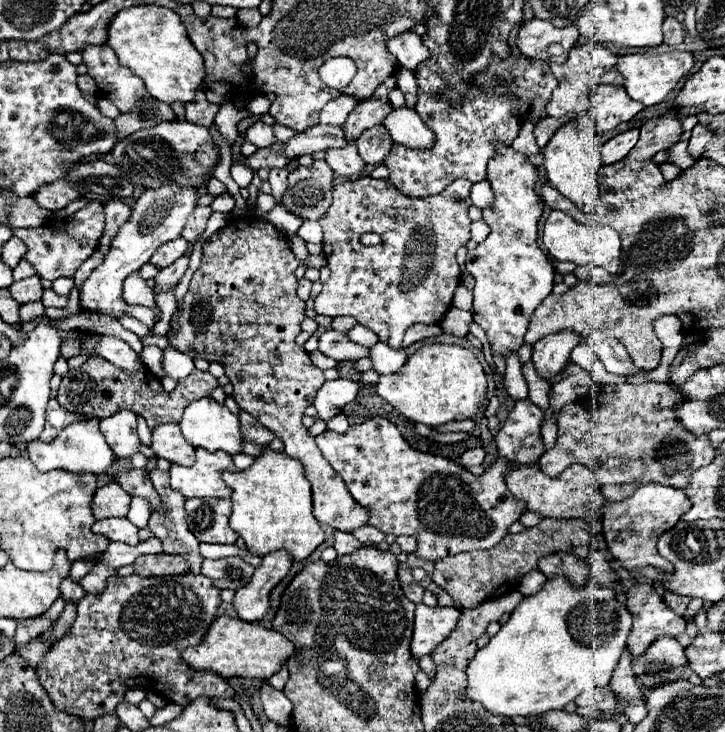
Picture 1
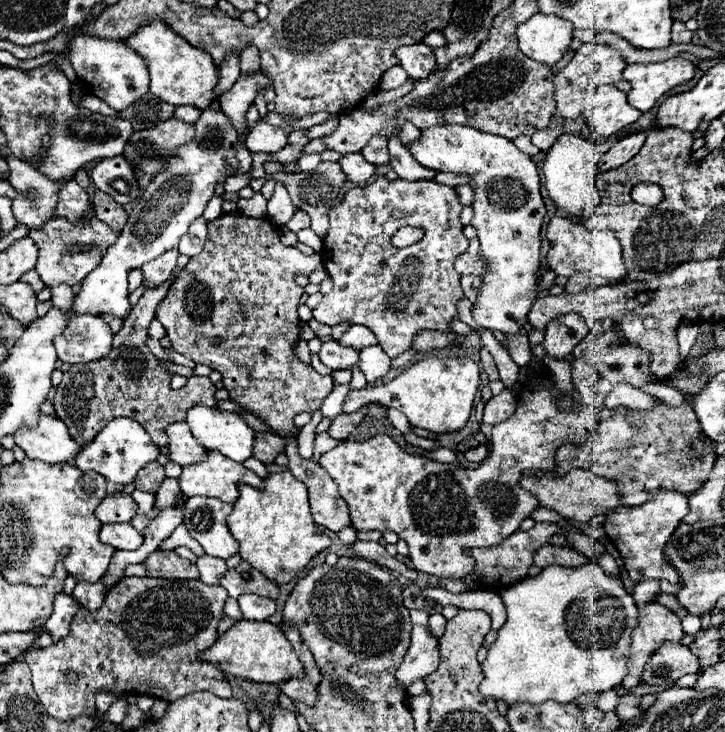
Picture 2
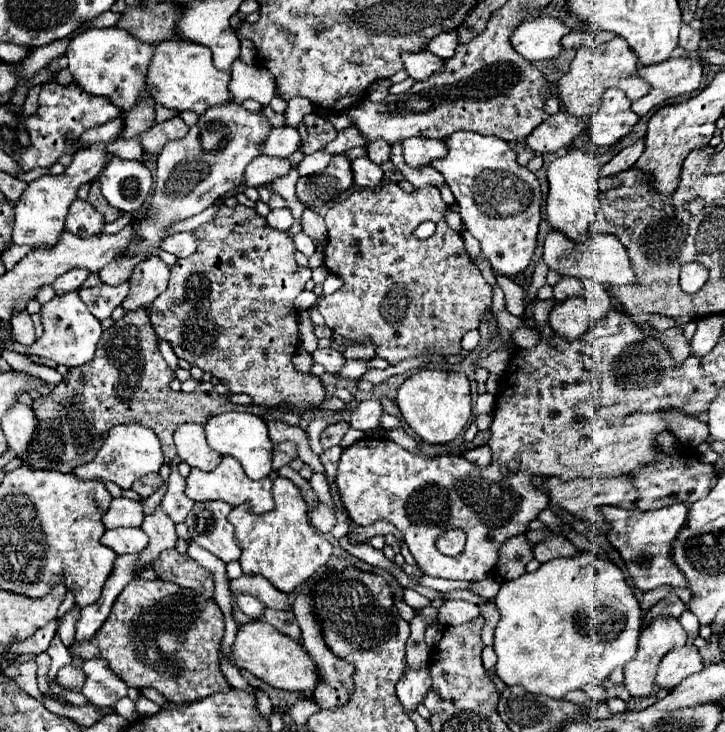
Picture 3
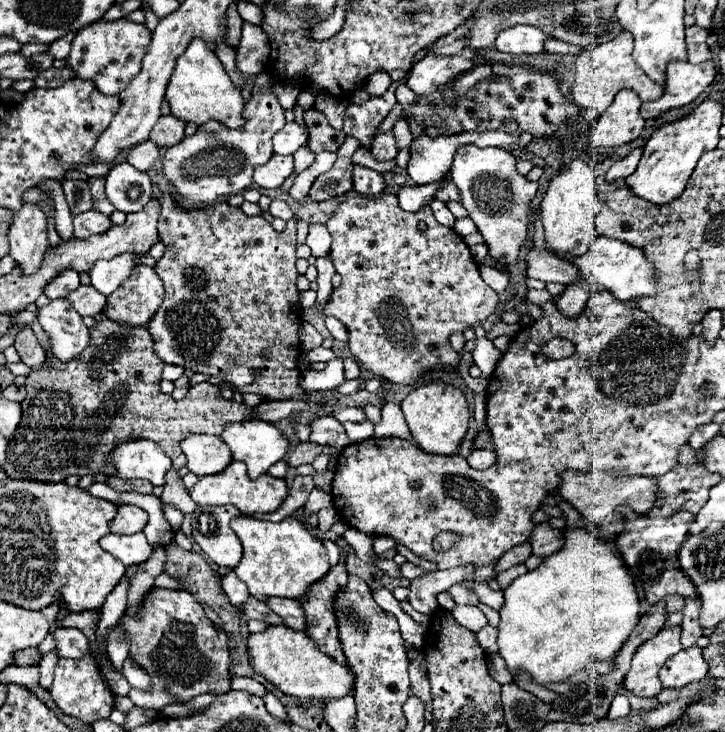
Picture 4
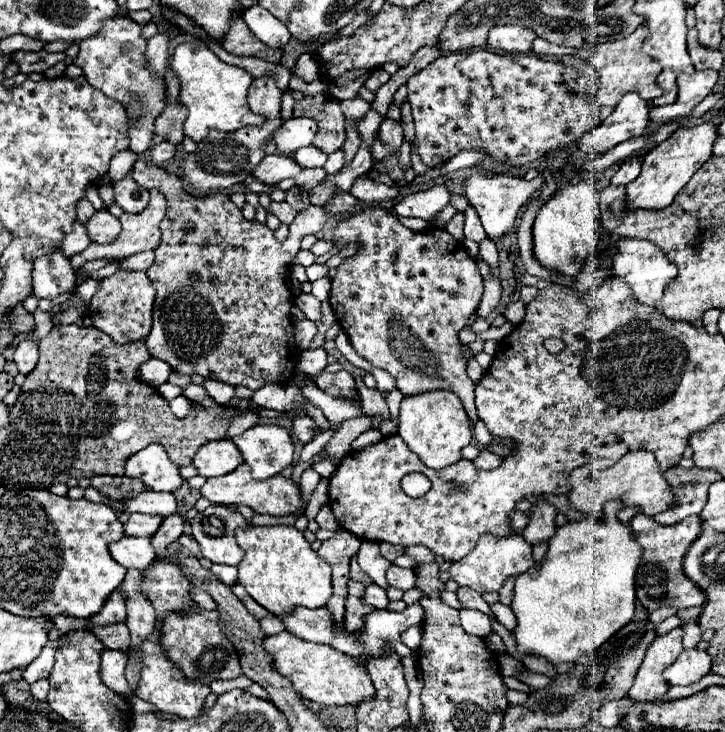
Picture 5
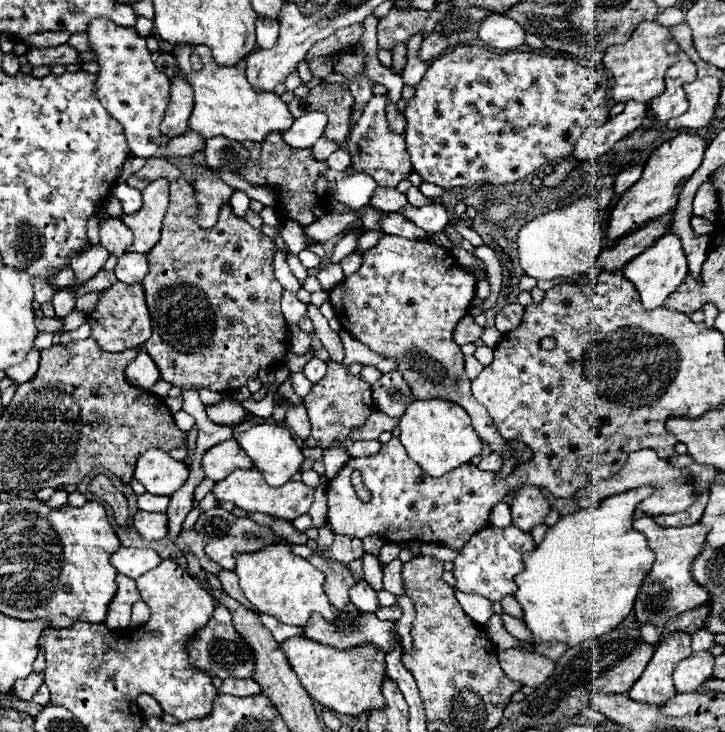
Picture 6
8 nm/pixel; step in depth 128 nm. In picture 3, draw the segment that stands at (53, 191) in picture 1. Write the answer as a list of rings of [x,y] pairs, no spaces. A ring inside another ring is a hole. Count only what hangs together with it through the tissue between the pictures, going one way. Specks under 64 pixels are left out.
[[[76,198],[66,216],[66,230],[76,236],[92,236],[98,234],[104,226],[104,218],[92,208],[90,202]]]

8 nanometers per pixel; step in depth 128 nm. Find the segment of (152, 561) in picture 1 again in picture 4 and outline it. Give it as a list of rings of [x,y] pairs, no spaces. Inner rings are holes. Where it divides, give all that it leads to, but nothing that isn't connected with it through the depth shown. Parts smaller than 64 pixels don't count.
[[[170,544],[166,546],[166,574],[180,580],[184,584],[184,588],[196,596],[196,600],[200,600],[200,606],[204,608],[206,616],[216,624],[216,626],[222,626],[226,630],[226,634],[230,632],[238,632],[238,614],[234,610],[234,606],[228,602],[228,598],[224,596],[220,584],[218,584],[218,578],[214,574],[214,570],[210,568],[210,564],[206,562],[204,556],[200,556],[200,562],[198,562],[198,554],[194,550],[182,550],[178,544]]]

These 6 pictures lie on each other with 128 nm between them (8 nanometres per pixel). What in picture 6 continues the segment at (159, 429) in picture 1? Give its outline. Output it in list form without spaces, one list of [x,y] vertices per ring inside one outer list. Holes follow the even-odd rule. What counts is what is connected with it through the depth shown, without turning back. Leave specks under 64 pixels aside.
[[[226,440],[212,446],[212,450],[204,452],[202,468],[206,478],[218,482],[232,474],[236,468],[252,468],[252,462],[236,440]]]

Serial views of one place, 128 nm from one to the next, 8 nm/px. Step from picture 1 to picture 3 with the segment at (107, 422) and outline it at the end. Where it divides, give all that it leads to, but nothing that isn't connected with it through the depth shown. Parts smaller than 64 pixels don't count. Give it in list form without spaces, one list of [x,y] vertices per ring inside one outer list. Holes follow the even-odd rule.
[[[118,424],[112,428],[102,444],[102,448],[96,452],[94,460],[90,464],[82,464],[80,468],[74,468],[74,474],[78,478],[104,478],[108,482],[118,484],[120,488],[132,488],[134,480],[138,480],[144,474],[158,472],[164,464],[164,454],[160,448],[160,440],[152,430],[140,424]]]

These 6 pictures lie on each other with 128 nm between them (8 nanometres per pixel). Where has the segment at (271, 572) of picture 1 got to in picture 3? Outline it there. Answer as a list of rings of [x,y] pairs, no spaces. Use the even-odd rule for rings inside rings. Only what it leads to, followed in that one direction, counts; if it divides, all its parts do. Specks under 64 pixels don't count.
[[[238,596],[238,598],[236,598],[236,606],[238,606],[246,616],[250,616],[252,620],[258,620],[258,618],[264,614],[264,610],[266,610],[266,606],[260,604],[260,600],[256,600],[254,596]]]

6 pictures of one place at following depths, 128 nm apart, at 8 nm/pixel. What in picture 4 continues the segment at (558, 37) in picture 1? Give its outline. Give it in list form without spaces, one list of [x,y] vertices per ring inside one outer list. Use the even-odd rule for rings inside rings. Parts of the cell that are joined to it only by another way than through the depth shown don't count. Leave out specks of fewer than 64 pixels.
[[[514,26],[498,34],[496,50],[508,54],[542,54],[544,42],[552,38],[550,34],[542,32],[534,26]]]

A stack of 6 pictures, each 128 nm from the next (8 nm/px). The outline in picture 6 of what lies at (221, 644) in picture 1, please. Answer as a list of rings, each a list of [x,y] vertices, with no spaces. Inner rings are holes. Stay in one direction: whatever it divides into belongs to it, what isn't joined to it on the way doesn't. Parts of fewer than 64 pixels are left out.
[[[294,636],[282,642],[282,652],[286,654],[292,670],[302,682],[304,690],[318,704],[340,712],[340,714],[362,714],[372,708],[384,706],[384,696],[380,692],[382,680],[386,676],[384,652],[374,646],[360,646],[352,650],[334,650],[322,646],[304,636]]]

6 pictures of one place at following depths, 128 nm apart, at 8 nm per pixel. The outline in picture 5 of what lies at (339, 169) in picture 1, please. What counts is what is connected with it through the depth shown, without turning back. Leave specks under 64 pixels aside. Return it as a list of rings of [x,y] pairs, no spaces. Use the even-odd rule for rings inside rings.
[[[362,174],[354,182],[350,194],[356,196],[358,200],[366,202],[366,204],[374,204],[374,202],[392,200],[398,194],[398,188],[396,186],[388,186],[388,184],[382,184],[378,180],[372,180],[368,174]]]

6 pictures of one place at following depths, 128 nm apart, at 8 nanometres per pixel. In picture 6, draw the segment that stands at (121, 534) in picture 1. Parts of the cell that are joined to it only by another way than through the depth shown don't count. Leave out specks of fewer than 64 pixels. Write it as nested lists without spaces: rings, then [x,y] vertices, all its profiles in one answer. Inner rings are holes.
[[[122,546],[116,554],[112,554],[110,562],[114,564],[114,568],[120,574],[136,580],[144,572],[156,568],[162,562],[162,558],[152,548],[126,548],[126,546]]]

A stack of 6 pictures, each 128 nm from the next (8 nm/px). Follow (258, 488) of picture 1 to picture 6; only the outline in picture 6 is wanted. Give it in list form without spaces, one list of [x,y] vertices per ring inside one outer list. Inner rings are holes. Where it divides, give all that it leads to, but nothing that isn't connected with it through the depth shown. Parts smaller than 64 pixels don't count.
[[[288,542],[270,544],[260,552],[240,552],[234,558],[236,558],[234,572],[240,578],[240,588],[246,594],[246,598],[258,608],[258,612],[270,614],[276,620],[292,626],[304,626],[312,612],[322,614],[326,620],[334,620],[336,614],[324,592],[326,574],[308,564],[306,558],[292,554]]]

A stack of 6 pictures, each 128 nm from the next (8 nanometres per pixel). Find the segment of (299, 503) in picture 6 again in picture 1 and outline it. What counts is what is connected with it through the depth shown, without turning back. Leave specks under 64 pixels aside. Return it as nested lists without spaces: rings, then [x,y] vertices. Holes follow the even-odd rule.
[[[196,448],[196,462],[194,466],[170,466],[170,480],[172,490],[180,492],[184,498],[206,498],[206,496],[220,496],[228,498],[232,490],[224,484],[222,472],[236,470],[232,464],[230,454],[226,452],[208,452],[204,448]]]

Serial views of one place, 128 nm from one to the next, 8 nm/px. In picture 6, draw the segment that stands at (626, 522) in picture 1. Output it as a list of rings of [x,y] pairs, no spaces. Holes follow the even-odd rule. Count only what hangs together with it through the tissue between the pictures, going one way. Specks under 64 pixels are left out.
[[[692,524],[692,528],[662,528],[660,538],[656,540],[654,554],[656,562],[650,568],[648,576],[644,578],[640,592],[636,596],[634,604],[634,614],[638,622],[642,624],[654,624],[654,626],[664,626],[668,620],[676,618],[678,614],[692,610],[696,606],[702,606],[708,602],[708,592],[690,576],[690,564],[698,556],[700,548],[706,542],[706,532],[704,524]]]

